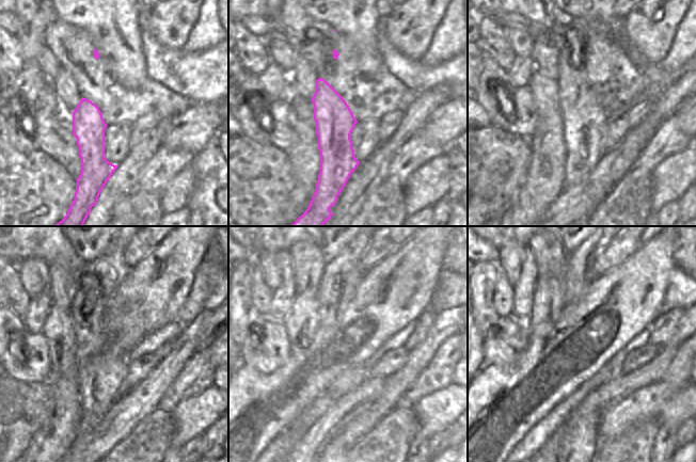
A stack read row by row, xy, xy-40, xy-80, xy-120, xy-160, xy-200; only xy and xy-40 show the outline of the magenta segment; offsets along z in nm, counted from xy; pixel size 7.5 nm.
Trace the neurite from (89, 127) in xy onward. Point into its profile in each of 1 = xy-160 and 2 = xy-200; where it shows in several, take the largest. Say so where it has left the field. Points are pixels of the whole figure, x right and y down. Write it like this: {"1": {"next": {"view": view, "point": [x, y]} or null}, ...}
{"1": {"next": {"view": "xy-160", "point": [329, 296]}}, "2": {"next": {"view": "xy-200", "point": [571, 283]}}}

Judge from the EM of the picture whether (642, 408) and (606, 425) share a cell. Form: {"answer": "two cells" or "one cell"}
{"answer": "one cell"}

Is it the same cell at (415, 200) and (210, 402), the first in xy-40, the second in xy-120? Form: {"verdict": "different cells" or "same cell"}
{"verdict": "same cell"}

